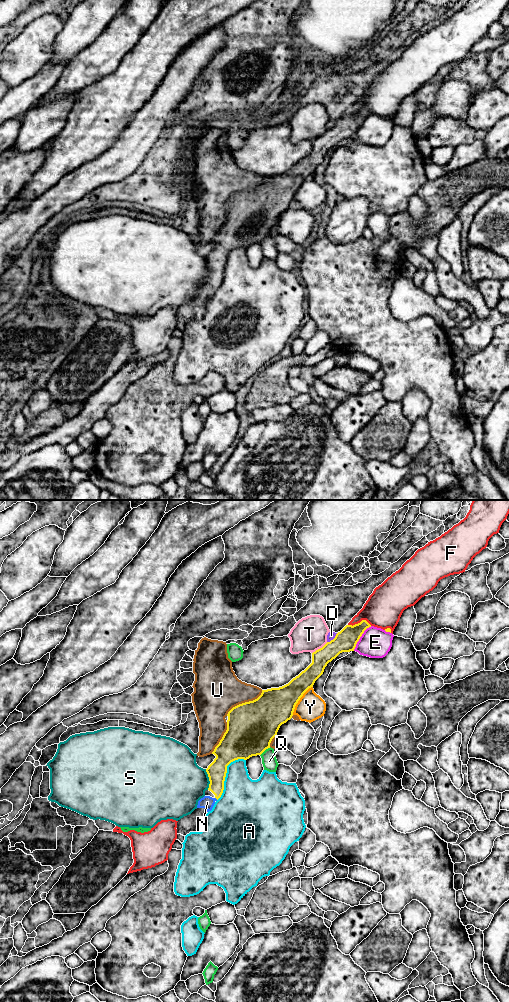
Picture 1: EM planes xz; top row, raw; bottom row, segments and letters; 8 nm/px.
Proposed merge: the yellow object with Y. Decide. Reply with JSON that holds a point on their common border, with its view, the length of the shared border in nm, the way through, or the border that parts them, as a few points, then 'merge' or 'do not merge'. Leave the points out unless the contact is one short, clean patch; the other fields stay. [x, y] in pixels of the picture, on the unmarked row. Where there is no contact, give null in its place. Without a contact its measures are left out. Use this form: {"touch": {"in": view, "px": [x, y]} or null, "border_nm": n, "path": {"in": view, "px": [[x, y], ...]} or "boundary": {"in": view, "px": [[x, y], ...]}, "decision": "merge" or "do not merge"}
{"touch": {"in": "xz", "px": [299, 187]}, "border_nm": 280, "boundary": {"in": "xz", "px": [[312, 174], [300, 186], [292, 202]]}, "decision": "do not merge"}

